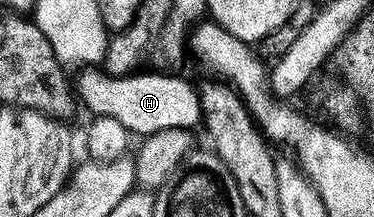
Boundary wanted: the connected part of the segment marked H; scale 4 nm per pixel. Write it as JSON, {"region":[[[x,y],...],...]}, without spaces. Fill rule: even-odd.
{"region":[[[83,67],[78,70],[79,78],[74,78],[73,81],[73,89],[77,94],[77,101],[80,106],[83,105],[88,109],[88,114],[98,115],[101,117],[112,117],[113,119],[117,119],[117,123],[121,123],[121,127],[127,129],[128,134],[135,135],[135,133],[139,133],[138,136],[140,138],[149,137],[154,133],[159,131],[169,131],[170,129],[186,129],[188,131],[194,130],[194,125],[197,126],[201,121],[201,114],[199,112],[199,94],[200,90],[198,88],[194,89],[193,86],[190,85],[189,82],[186,81],[183,77],[174,77],[171,73],[143,73],[144,71],[138,72],[136,75],[124,76],[122,79],[116,79],[114,76],[111,76],[102,68],[99,67]]]}

